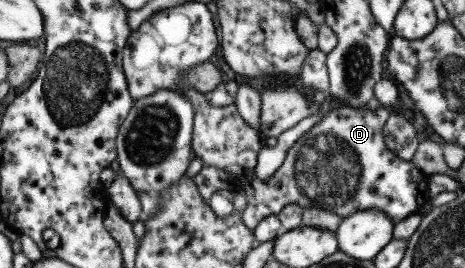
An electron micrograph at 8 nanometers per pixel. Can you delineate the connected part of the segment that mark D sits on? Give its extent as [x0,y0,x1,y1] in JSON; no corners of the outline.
[242,102,429,230]

